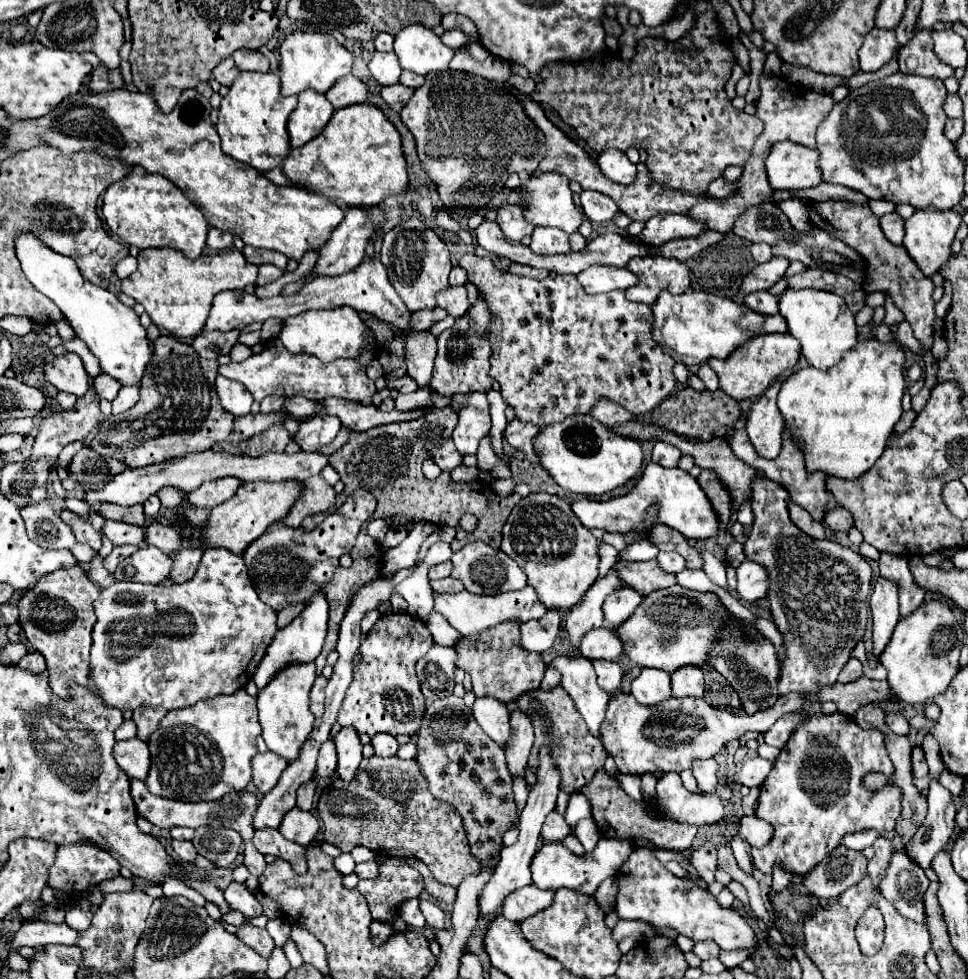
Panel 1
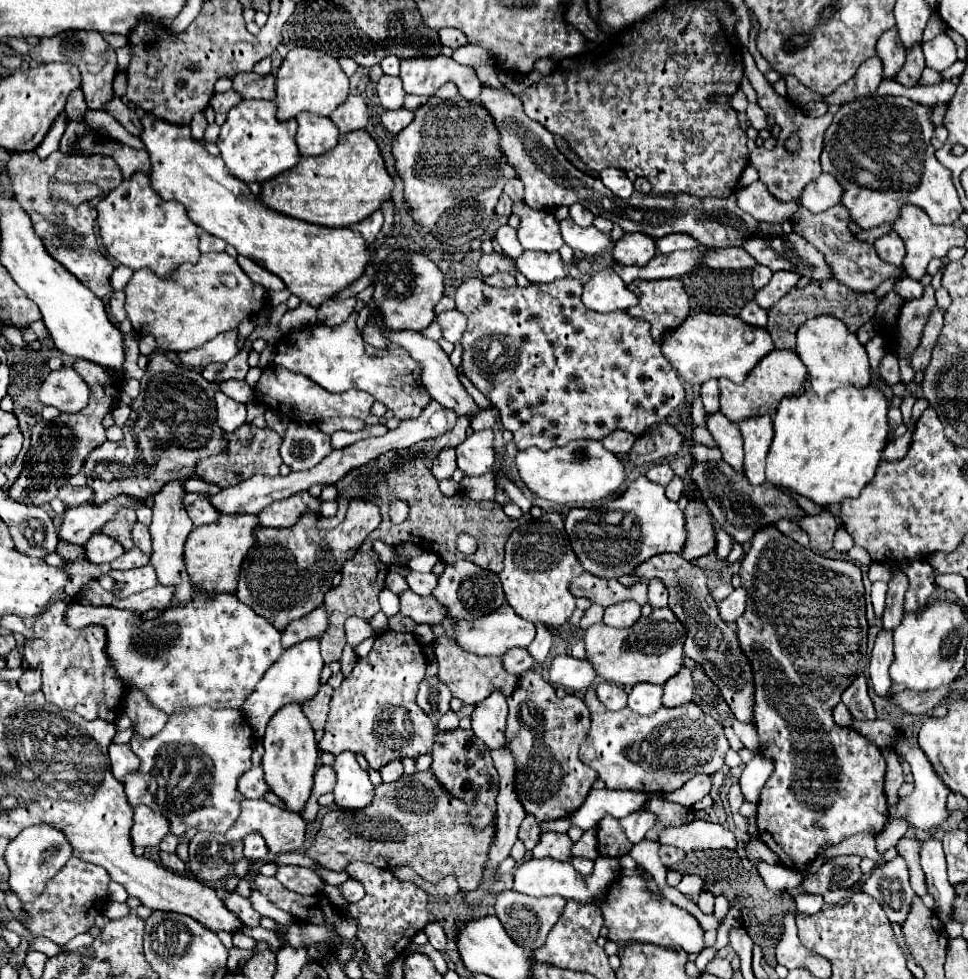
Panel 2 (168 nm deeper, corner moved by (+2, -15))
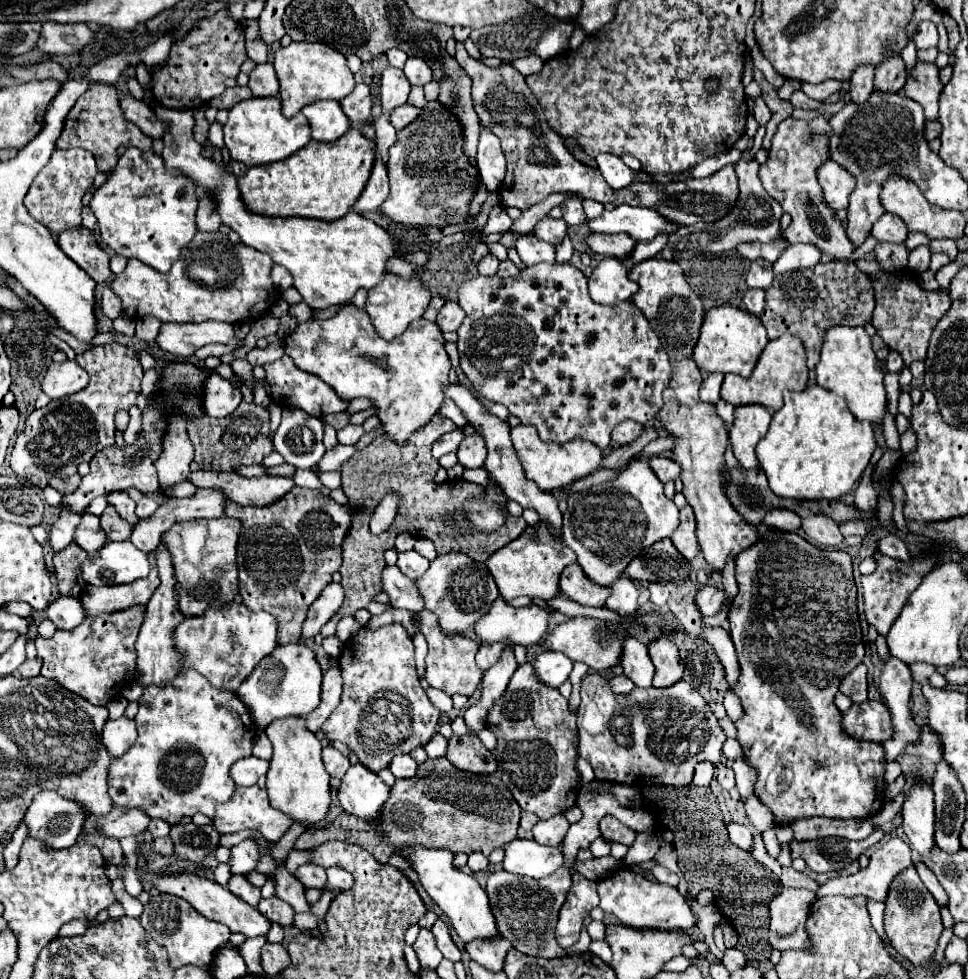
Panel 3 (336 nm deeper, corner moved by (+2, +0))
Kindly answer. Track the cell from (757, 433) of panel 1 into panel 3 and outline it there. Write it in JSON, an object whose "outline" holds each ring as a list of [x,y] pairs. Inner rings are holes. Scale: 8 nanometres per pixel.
{"outline":[[[759,404],[735,408],[735,422],[729,430],[729,442],[735,458],[745,470],[759,466],[759,462],[755,460],[755,446],[767,434],[769,422],[771,414]]]}

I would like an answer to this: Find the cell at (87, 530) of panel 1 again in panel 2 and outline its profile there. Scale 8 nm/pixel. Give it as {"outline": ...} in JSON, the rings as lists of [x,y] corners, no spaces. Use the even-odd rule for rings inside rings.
{"outline":[[[59,541],[57,545],[57,553],[69,561],[67,573],[71,575],[71,585],[67,585],[67,595],[71,599],[75,599],[79,595],[79,591],[83,589],[83,585],[93,579],[93,577],[101,577],[103,573],[111,571],[109,565],[91,565],[91,561],[85,555],[85,547],[83,545],[75,545],[69,541]]]}

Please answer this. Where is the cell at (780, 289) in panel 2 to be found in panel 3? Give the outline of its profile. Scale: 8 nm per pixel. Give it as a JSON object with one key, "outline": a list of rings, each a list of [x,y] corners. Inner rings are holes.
{"outline":[[[795,244],[789,246],[779,260],[773,264],[775,276],[787,272],[787,270],[799,270],[799,268],[813,268],[821,260],[821,250],[813,244]]]}

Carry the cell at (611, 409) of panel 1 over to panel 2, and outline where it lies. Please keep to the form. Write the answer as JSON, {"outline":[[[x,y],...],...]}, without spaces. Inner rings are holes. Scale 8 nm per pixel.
{"outline":[[[615,429],[613,433],[609,433],[605,439],[603,439],[603,447],[607,447],[609,451],[615,451],[617,455],[621,453],[629,453],[629,449],[633,447],[635,443],[635,435],[629,433],[629,431],[623,431],[623,429]]]}

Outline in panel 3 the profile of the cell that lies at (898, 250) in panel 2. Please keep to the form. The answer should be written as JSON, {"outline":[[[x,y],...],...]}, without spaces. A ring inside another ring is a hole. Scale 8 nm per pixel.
{"outline":[[[885,212],[875,224],[871,234],[879,240],[879,242],[895,242],[895,244],[903,244],[907,238],[907,226],[899,216],[893,216],[889,212]]]}

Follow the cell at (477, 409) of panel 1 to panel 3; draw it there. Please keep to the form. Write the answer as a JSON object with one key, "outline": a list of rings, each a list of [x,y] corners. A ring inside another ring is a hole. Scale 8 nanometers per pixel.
{"outline":[[[479,434],[465,436],[463,444],[457,450],[457,460],[463,468],[483,468],[485,456],[487,456],[485,440]]]}

